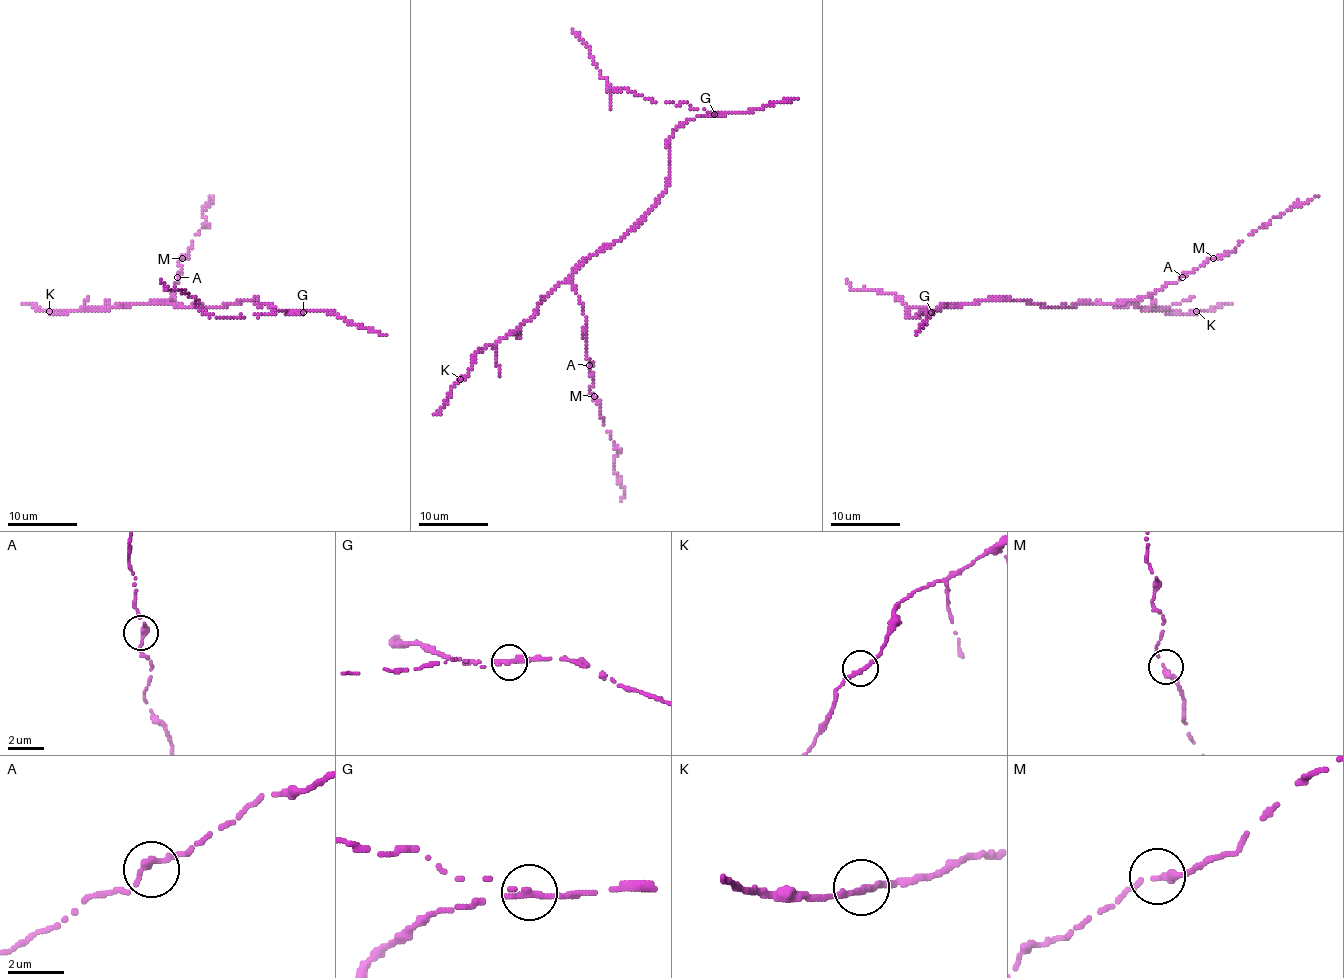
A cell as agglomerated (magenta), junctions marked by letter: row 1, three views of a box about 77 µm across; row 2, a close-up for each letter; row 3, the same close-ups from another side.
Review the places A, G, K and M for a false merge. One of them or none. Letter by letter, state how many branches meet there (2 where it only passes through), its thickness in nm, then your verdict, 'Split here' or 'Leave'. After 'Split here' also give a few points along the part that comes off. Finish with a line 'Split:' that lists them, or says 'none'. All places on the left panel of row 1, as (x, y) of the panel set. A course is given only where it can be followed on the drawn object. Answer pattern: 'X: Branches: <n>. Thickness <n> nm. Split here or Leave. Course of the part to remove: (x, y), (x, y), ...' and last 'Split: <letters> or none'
A: Branches: 2. Thickness 240 nm. Leave
G: Branches: 2. Thickness 260 nm. Split here. Course of the part to remove: (302, 311), (208, 317), (196, 305), (196, 299), (177, 289), (169, 291), (160, 279)
K: Branches: 2. Thickness 260 nm. Leave
M: Branches: 2. Thickness 260 nm. Leave
Split: G

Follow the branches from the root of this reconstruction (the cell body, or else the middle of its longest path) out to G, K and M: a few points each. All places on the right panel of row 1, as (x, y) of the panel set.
G: (1052, 306), (983, 299), (943, 305), (931, 311)
K: (1052, 306), (1099, 303), (1135, 305), (1174, 313), (1196, 311)
M: (1052, 306), (1135, 301), (1151, 296), (1167, 284), (1177, 282), (1213, 258)

